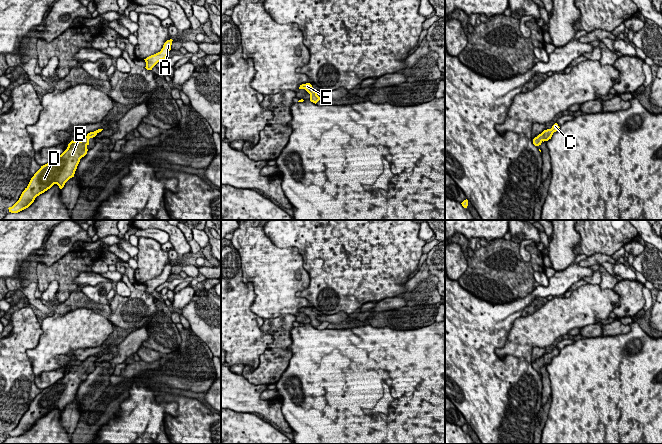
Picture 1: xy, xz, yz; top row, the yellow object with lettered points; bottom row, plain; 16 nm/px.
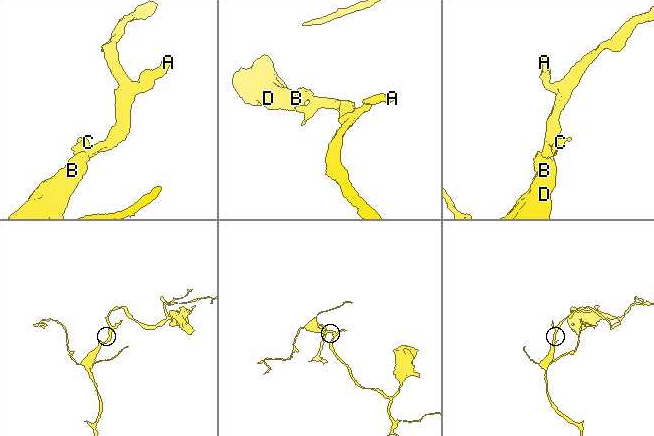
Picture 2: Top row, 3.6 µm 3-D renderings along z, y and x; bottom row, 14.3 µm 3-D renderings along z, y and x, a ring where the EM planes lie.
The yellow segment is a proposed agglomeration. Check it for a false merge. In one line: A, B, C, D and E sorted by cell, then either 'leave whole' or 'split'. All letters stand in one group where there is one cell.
A B C D E; leave whole

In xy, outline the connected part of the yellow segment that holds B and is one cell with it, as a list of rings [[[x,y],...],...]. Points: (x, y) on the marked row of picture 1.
[[[98,129],[82,137],[81,141],[71,141],[67,149],[53,161],[41,166],[31,178],[19,200],[9,207],[9,212],[18,213],[28,208],[37,196],[57,184],[62,189],[65,183],[74,177],[80,159],[87,154],[89,139],[95,137],[103,129]]]

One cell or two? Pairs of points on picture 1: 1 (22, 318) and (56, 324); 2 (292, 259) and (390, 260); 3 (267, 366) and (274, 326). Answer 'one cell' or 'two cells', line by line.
1: two cells
2: two cells
3: one cell

